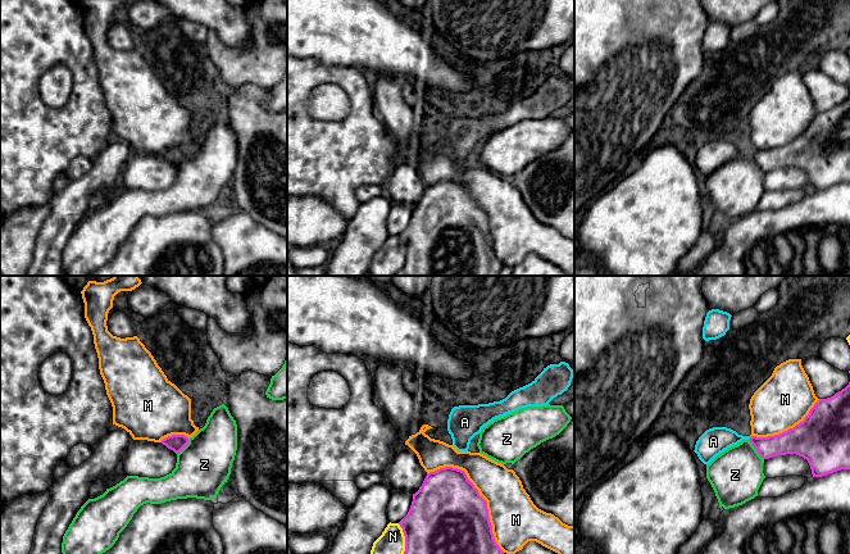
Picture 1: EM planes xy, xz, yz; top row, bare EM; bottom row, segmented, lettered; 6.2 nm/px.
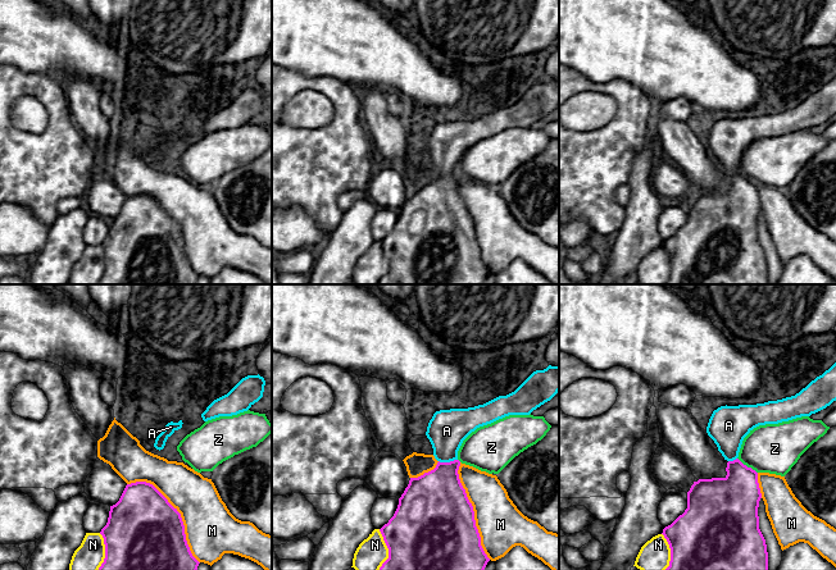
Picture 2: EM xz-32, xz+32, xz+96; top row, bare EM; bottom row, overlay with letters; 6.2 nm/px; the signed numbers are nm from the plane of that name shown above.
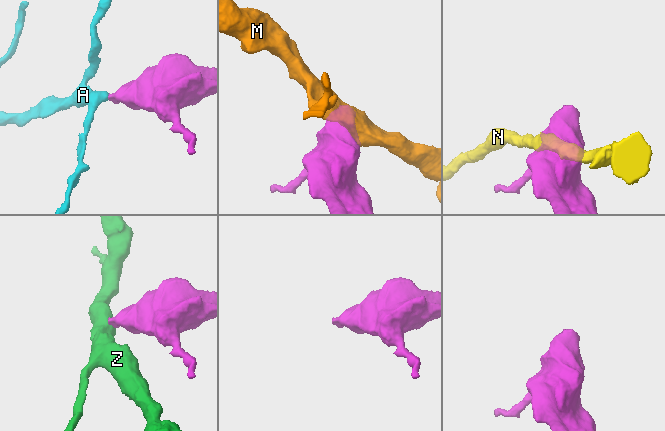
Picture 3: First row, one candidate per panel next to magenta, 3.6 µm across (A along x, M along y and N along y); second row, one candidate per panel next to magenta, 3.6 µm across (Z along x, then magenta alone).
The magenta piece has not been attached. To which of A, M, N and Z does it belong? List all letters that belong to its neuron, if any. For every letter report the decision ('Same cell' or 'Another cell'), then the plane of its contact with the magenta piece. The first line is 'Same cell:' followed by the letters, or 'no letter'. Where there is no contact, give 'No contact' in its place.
Same cell: A
A: Same cell. Touches magenta in yz
M: Another cell. Touches magenta in xz
N: Another cell. Touches magenta in xz
Z: Another cell. Touches magenta in yz

